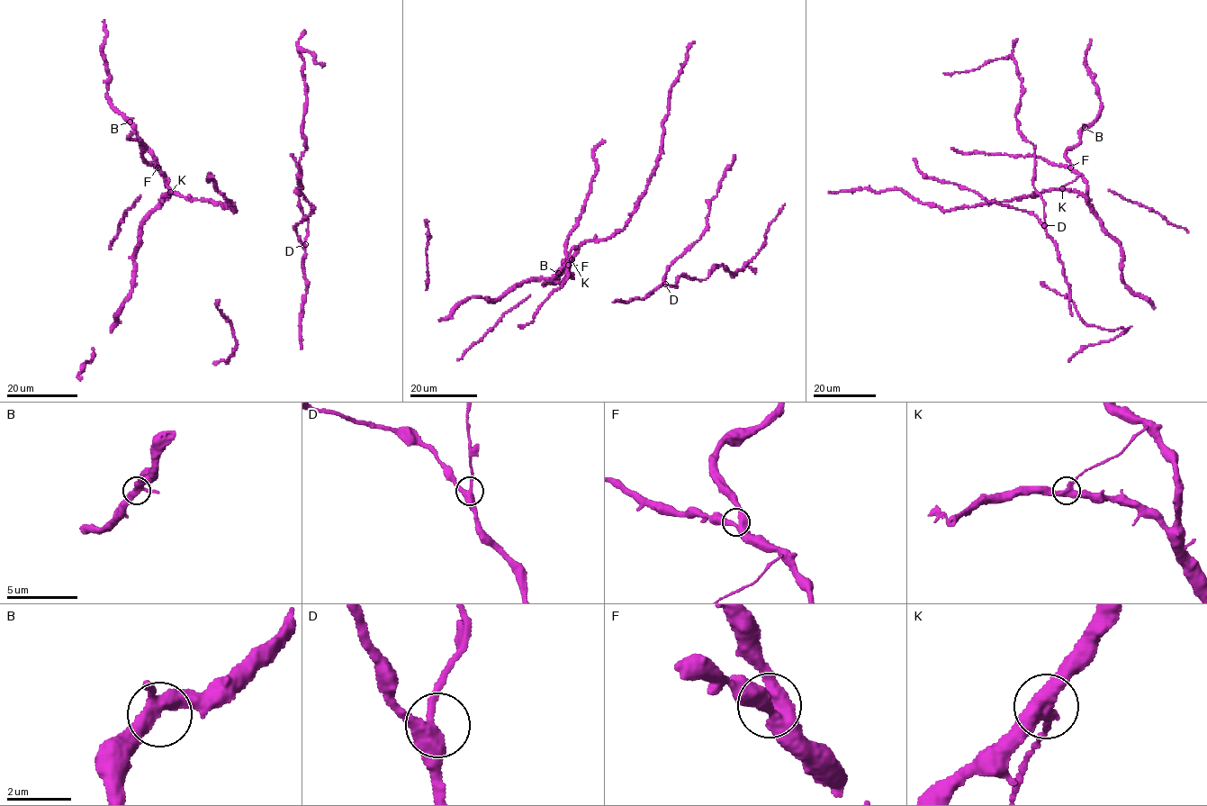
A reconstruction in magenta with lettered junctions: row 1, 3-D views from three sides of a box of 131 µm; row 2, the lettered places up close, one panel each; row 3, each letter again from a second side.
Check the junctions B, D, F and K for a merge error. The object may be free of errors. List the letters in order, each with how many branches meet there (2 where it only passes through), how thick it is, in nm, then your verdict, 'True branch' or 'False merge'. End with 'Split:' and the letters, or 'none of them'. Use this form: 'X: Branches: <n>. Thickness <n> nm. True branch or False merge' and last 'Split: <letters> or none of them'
B: Branches: 3. Thickness 400 nm. True branch
D: Branches: 3. Thickness 400 nm. True branch
F: Branches: 3. Thickness 360 nm. True branch
K: Branches: 3. Thickness 400 nm. False merge
Split: K

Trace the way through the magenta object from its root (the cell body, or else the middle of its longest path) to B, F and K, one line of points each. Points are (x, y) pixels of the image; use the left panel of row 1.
B: (235, 208), (205, 200), (188, 200), (175, 192), (165, 194), (161, 203), (168, 193), (167, 184), (130, 122)
F: (235, 208), (205, 200), (188, 200), (175, 192), (165, 194), (161, 203), (168, 193), (168, 186), (157, 167)
K: (235, 208), (205, 200), (188, 200), (170, 193)

